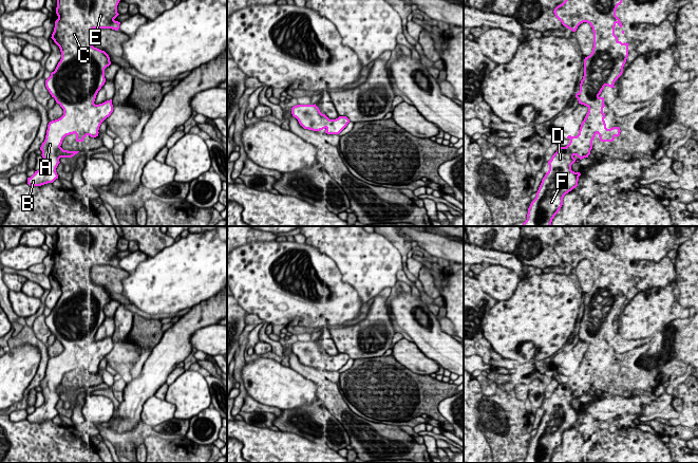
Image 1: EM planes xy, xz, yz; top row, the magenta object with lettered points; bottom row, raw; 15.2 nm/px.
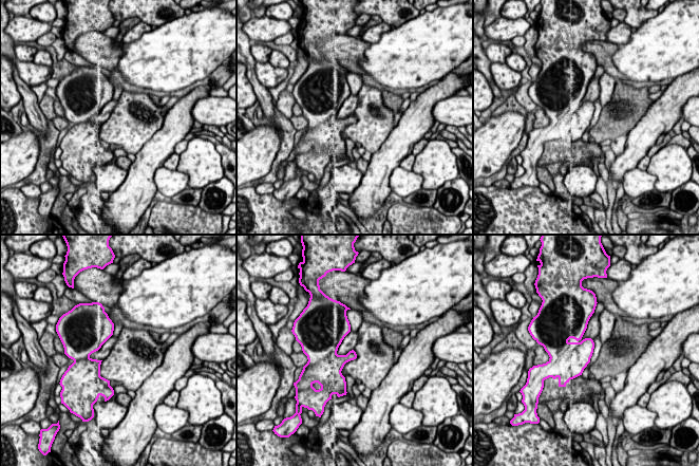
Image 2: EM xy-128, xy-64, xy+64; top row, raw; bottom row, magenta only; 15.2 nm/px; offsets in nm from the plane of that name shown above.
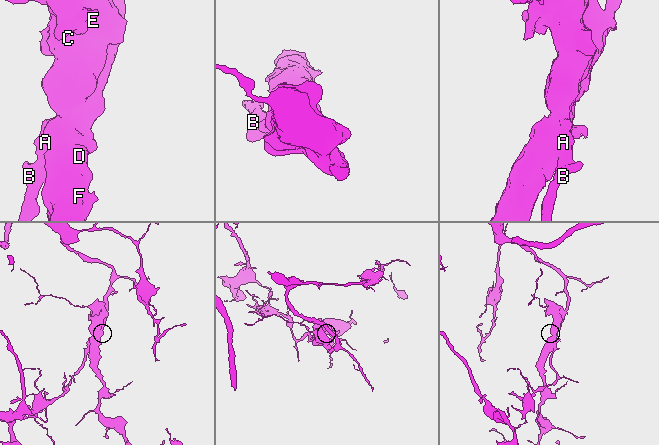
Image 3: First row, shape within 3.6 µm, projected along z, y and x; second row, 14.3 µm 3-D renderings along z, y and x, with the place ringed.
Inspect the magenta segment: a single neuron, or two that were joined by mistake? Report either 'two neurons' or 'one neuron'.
two neurons

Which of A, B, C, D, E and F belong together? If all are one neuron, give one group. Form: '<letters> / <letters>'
A B C E / D F

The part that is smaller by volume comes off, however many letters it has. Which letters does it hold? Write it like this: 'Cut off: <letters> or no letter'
Cut off: A, B, C, E

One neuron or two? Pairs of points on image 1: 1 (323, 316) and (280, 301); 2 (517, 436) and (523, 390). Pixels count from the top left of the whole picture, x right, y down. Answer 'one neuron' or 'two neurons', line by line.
1: one neuron
2: two neurons

